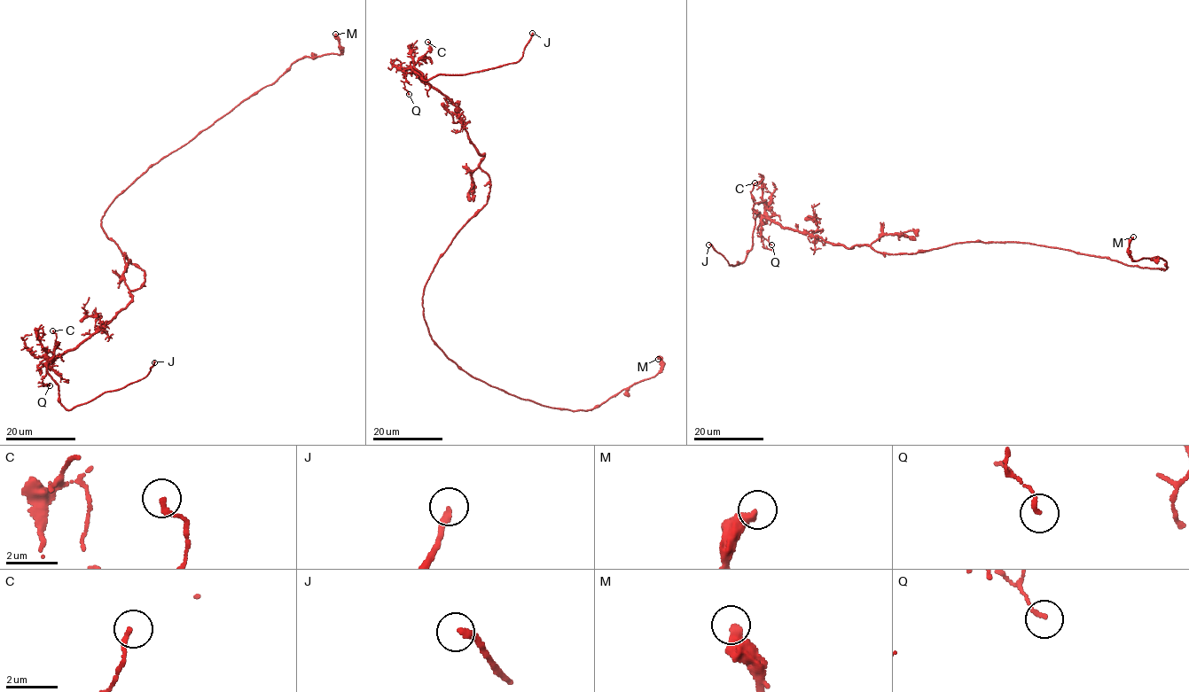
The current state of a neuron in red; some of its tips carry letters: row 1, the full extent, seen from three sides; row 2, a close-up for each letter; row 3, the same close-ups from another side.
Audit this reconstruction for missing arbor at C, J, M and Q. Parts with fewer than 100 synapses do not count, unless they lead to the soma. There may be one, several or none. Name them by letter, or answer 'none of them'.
J

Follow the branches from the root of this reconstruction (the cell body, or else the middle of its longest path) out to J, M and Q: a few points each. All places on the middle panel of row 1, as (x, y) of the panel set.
J: (449, 244), (486, 203), (489, 178), (457, 107), (413, 66), (425, 80), (506, 65), (520, 59), (532, 33)
M: (449, 244), (425, 287), (423, 317), (434, 344), (474, 377), (543, 405), (585, 410), (653, 377), (658, 359)
Q: (449, 244), (486, 203), (489, 178), (453, 101), (416, 71), (405, 75), (409, 94)

